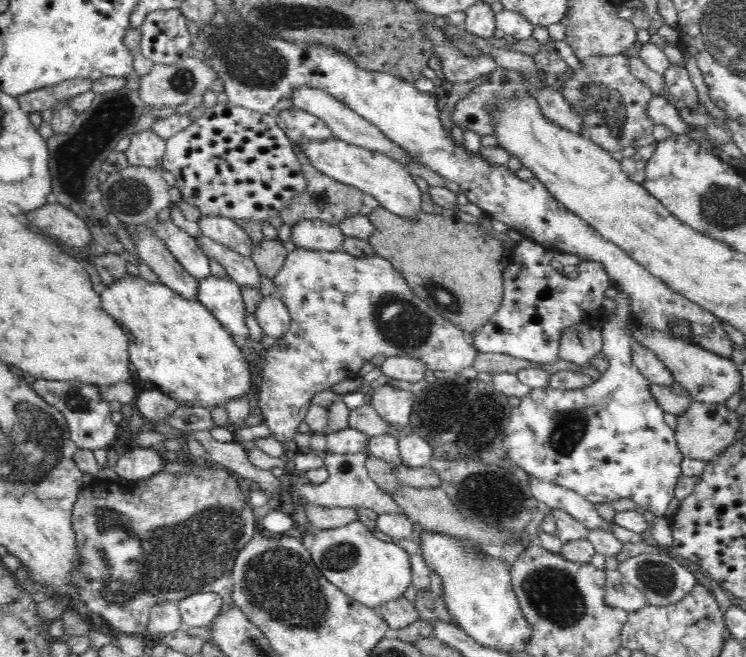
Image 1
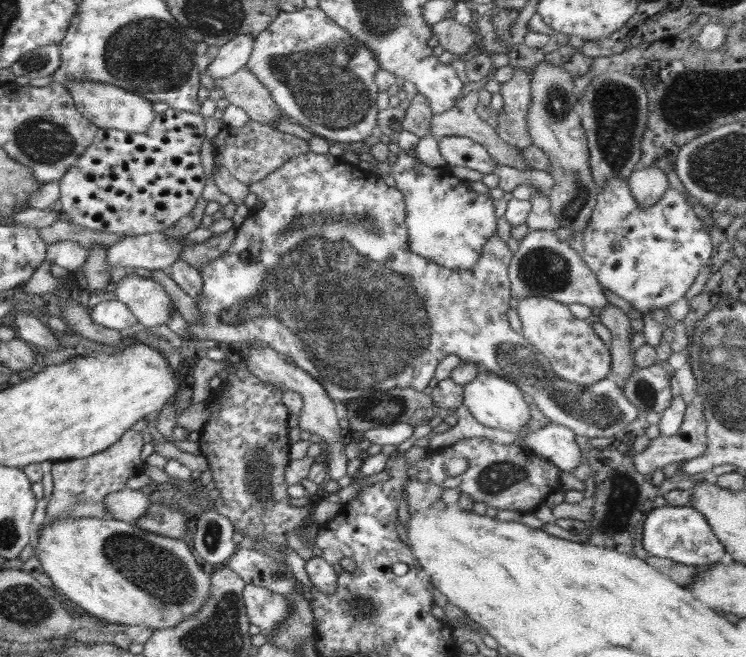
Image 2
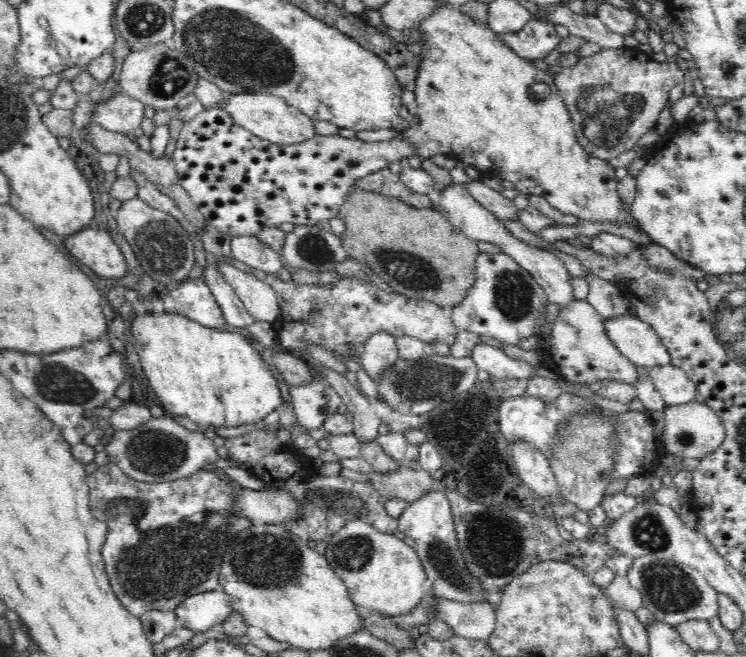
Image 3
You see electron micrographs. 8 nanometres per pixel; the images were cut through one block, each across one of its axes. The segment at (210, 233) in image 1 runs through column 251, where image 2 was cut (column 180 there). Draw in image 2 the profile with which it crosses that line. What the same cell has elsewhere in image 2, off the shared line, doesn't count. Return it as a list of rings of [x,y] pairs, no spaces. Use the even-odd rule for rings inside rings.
[[[200,226],[192,229],[188,234],[184,235],[182,239],[172,239],[172,237],[168,237],[164,231],[138,236],[122,236],[120,240],[108,247],[108,254],[106,254],[106,259],[108,259],[108,272],[114,271],[114,268],[119,266],[122,266],[122,268],[129,266],[129,268],[147,268],[150,271],[163,270],[167,274],[170,274],[172,264],[184,255],[186,244],[204,242],[212,237],[212,235],[213,232],[210,229]]]

